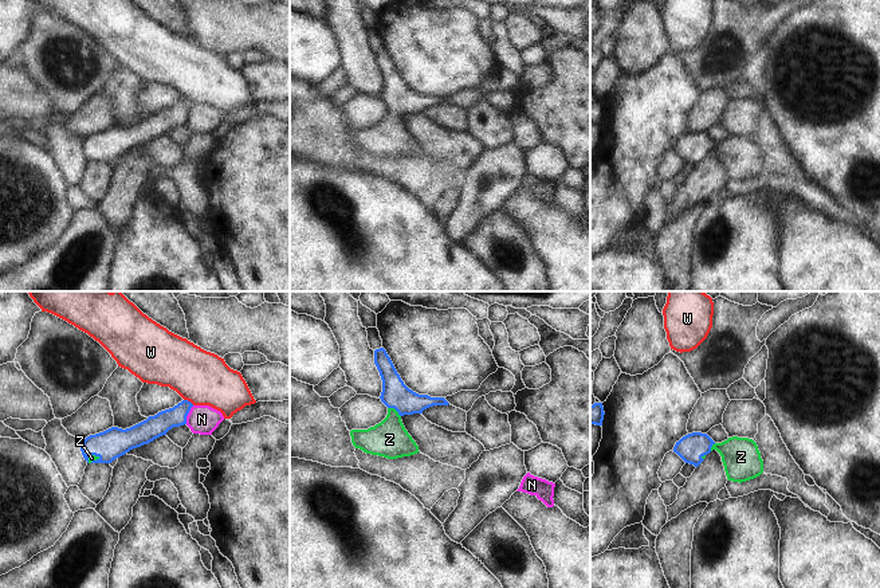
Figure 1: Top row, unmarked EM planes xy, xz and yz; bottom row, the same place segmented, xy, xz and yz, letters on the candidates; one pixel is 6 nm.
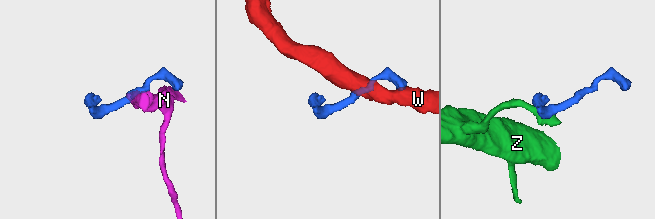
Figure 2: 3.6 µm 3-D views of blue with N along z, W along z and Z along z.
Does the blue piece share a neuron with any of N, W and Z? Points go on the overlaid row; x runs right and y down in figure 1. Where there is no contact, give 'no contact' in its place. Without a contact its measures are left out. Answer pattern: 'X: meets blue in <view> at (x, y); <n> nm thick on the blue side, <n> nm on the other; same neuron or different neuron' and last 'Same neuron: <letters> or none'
N: meets blue in xy at (187, 415); 140 nm thick on the blue side, 180 nm on the other; different neuron
W: meets blue in xy at (189, 402); 130 nm thick on the blue side, 320 nm on the other; different neuron
Z: meets blue in xz at (395, 408); 160 nm thick on the blue side, 220 nm on the other; same neuron
Same neuron: Z

